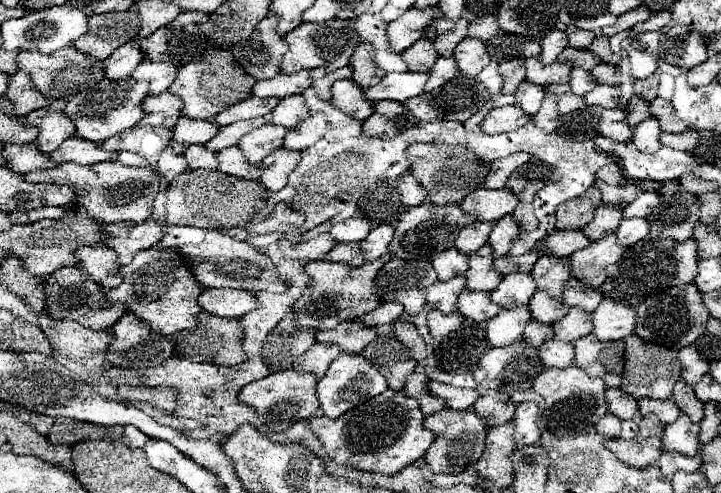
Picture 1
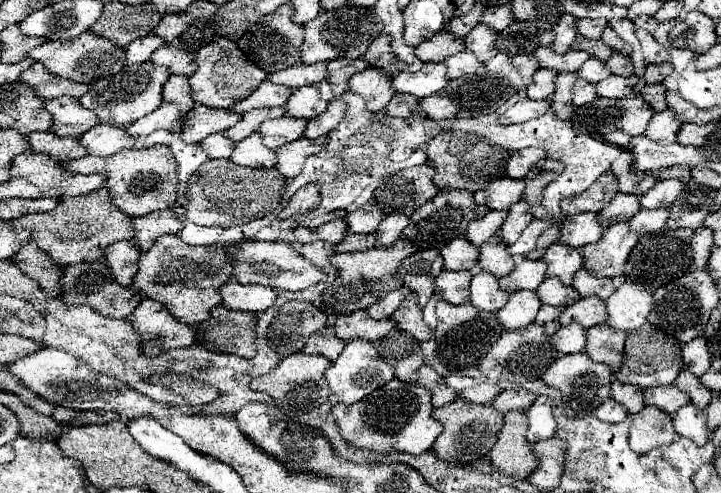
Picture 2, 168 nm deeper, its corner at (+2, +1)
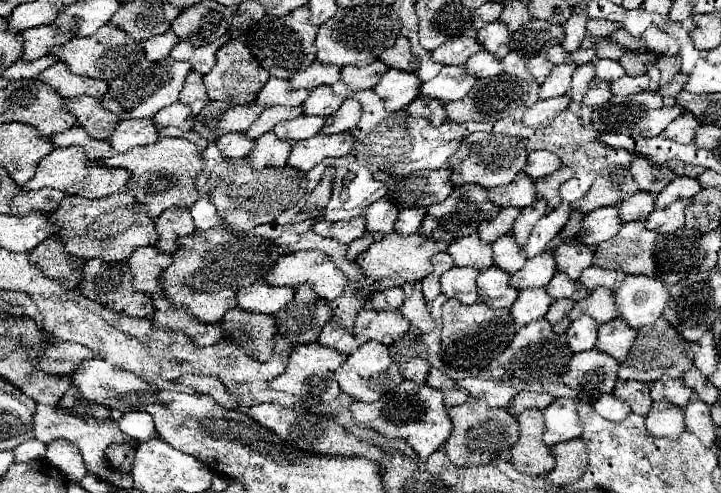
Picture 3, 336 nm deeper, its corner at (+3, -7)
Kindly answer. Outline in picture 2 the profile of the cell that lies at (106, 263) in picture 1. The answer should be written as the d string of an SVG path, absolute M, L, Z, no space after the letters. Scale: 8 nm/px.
M119 241L107 247L105 259L107 259L107 267L113 271L115 279L121 285L131 285L133 275L139 269L139 257L143 255L141 249L137 249L131 241Z

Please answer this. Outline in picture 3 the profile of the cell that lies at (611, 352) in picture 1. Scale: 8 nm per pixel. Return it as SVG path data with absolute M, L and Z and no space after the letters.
M614 319L598 327L598 343L596 349L612 355L618 363L626 361L626 355L634 343L636 331L624 325L624 319Z

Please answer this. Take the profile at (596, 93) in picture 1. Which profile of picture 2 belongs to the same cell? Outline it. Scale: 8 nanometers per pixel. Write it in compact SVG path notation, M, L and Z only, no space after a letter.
M611 75L605 81L599 81L595 87L601 97L627 97L635 91L637 83L639 83L637 75L631 75L631 77Z

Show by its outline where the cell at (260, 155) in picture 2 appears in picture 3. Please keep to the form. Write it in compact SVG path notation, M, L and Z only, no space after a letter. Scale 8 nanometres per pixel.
M272 131L264 133L256 139L256 145L252 147L248 161L254 169L266 169L266 167L284 167L288 153L292 149L292 141L280 141Z

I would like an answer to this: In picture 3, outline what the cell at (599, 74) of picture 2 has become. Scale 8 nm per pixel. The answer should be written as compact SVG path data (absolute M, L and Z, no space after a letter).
M598 59L594 61L594 67L596 67L596 79L602 79L602 81L616 81L624 75L624 69L620 67L618 61Z

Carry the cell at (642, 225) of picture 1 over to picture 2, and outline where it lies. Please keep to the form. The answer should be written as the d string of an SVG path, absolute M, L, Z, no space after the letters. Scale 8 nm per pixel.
M661 207L661 209L641 209L629 221L629 225L639 235L645 235L645 233L651 233L651 231L661 229L667 223L667 219L669 219L669 209L667 207Z

